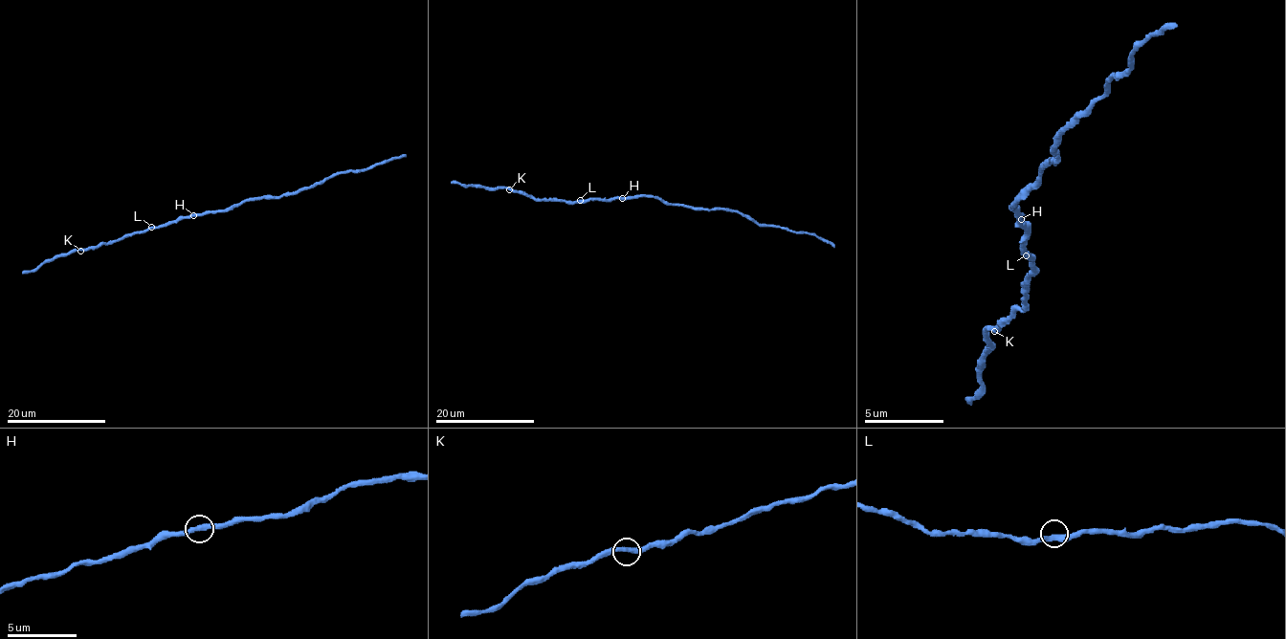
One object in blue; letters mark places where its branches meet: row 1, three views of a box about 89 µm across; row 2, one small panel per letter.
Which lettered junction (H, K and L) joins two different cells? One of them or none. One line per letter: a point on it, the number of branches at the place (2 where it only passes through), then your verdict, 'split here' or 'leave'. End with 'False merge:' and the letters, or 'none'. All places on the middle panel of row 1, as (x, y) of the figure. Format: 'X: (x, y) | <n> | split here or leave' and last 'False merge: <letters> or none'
H: (622, 198) | 2 | leave
K: (509, 189) | 2 | leave
L: (580, 200) | 2 | leave
False merge: none

